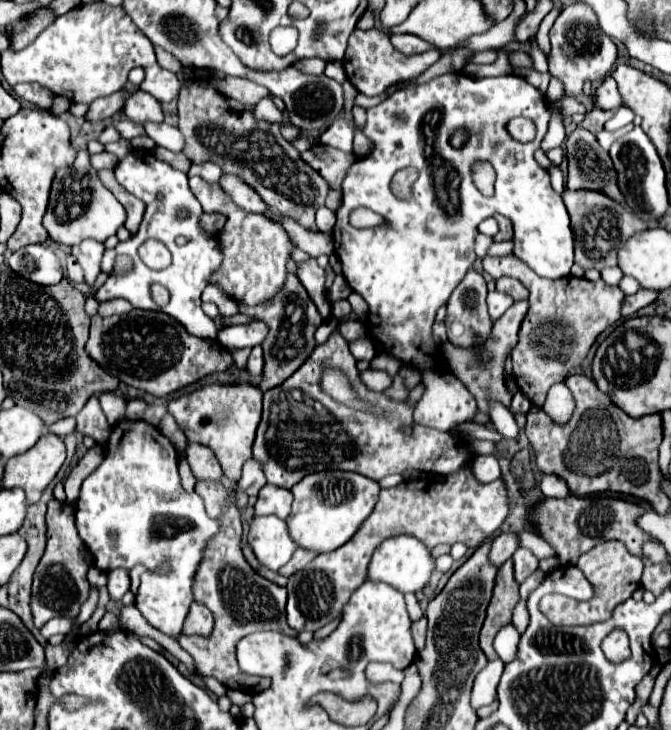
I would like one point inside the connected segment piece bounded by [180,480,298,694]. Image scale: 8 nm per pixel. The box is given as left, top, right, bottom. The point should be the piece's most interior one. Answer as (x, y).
(242, 601)

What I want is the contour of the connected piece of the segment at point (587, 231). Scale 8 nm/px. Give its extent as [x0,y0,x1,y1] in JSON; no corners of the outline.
[562,190,646,270]

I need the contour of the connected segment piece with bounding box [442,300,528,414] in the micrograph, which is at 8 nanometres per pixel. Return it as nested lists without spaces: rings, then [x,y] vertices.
[[[526,300],[514,302],[510,306],[510,310],[506,310],[506,314],[502,314],[498,320],[494,320],[494,328],[490,330],[490,336],[484,342],[484,350],[486,352],[482,352],[482,348],[476,348],[478,352],[470,354],[466,348],[454,346],[450,342],[446,342],[442,346],[442,352],[444,352],[444,358],[448,360],[450,370],[466,384],[466,388],[472,392],[472,396],[478,402],[478,410],[484,412],[484,414],[488,414],[488,402],[490,400],[496,400],[496,402],[504,404],[506,408],[510,408],[510,400],[512,398],[506,394],[506,386],[504,386],[504,362],[506,362],[506,358],[510,356],[512,348],[518,342],[518,326],[522,324],[522,318],[524,318],[526,310],[528,310],[528,302]]]

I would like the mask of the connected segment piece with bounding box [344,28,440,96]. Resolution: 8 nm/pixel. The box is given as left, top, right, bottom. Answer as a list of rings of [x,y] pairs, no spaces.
[[[354,28],[354,32],[350,34],[350,40],[348,40],[348,48],[346,48],[344,68],[346,68],[348,80],[354,84],[356,90],[360,90],[366,96],[380,96],[392,84],[418,78],[438,58],[440,58],[438,50],[430,50],[430,52],[422,52],[422,54],[402,54],[392,46],[390,34],[386,34],[378,28],[372,28],[372,30]]]

